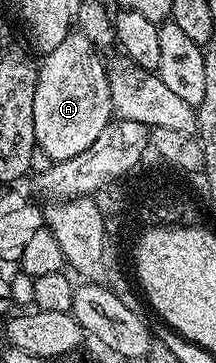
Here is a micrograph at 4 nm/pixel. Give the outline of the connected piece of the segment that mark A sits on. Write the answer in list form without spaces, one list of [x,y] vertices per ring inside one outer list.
[[[72,30],[39,63],[33,99],[34,139],[41,153],[43,150],[51,161],[74,158],[88,150],[113,119],[109,71],[100,56],[99,49],[83,32]]]

